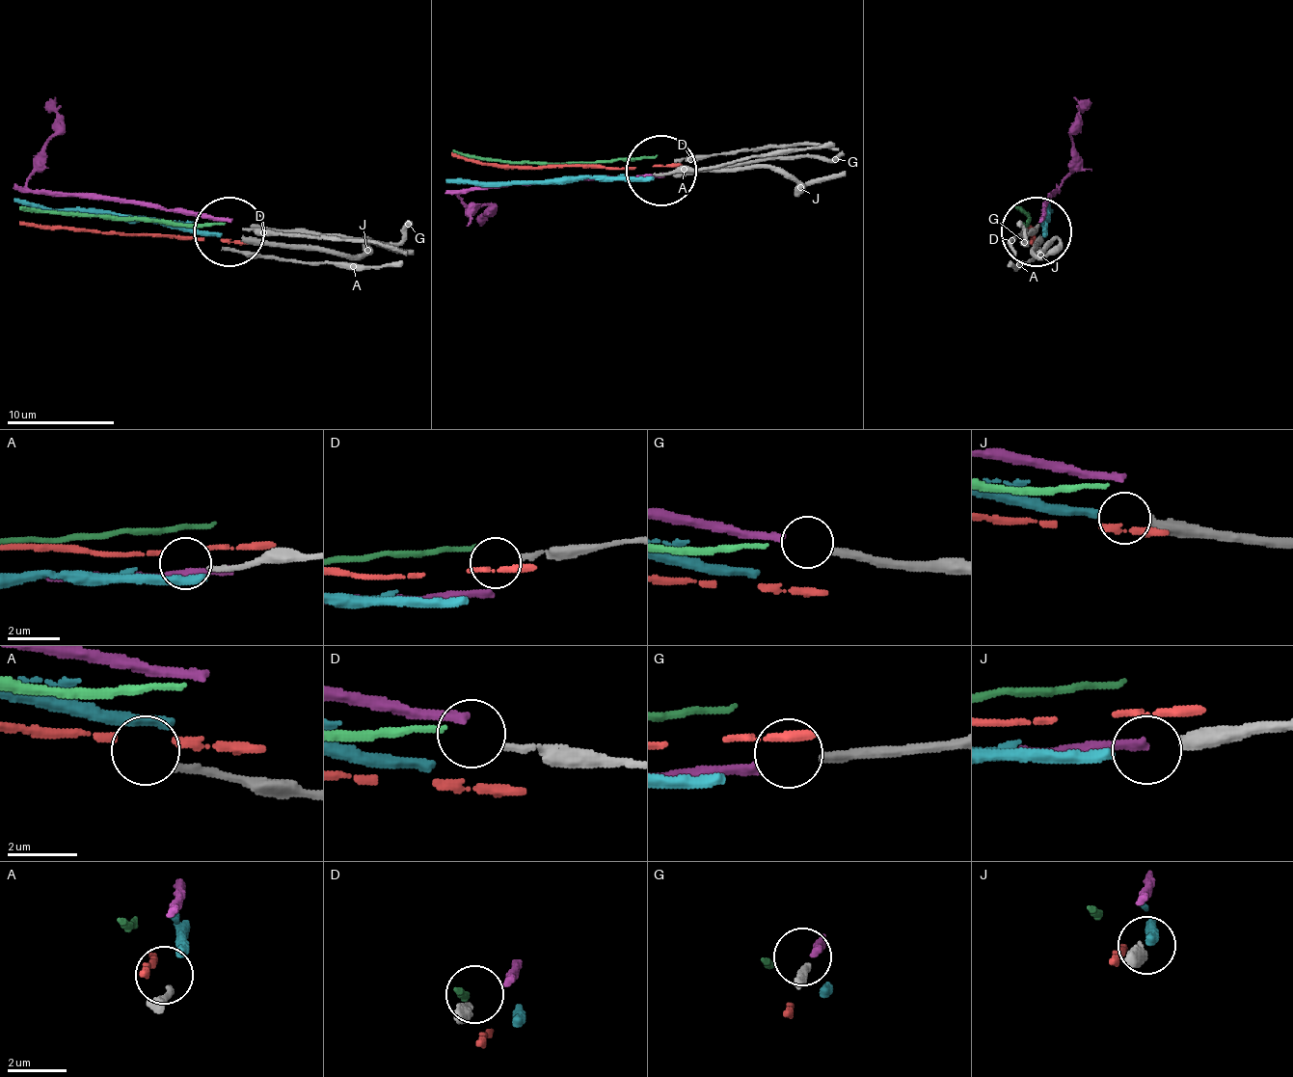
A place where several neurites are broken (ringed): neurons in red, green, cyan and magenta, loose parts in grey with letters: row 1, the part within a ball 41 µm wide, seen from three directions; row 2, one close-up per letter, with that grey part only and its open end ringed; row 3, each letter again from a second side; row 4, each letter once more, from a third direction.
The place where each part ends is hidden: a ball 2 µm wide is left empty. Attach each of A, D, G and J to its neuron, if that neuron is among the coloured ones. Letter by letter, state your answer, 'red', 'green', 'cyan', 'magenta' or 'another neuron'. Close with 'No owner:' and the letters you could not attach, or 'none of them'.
A: another neuron
D: another neuron
G: magenta
J: cyan
No owner: A, D

